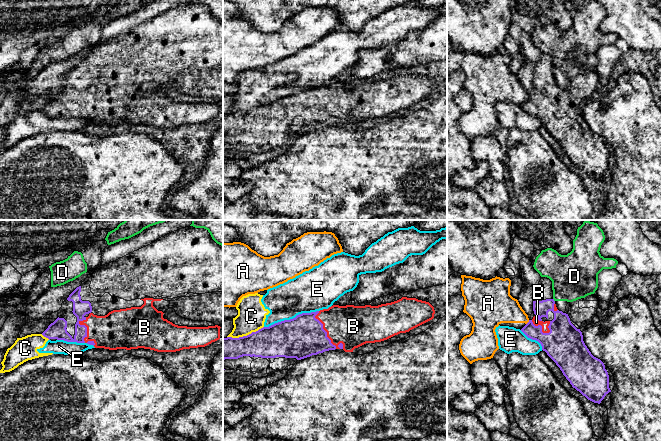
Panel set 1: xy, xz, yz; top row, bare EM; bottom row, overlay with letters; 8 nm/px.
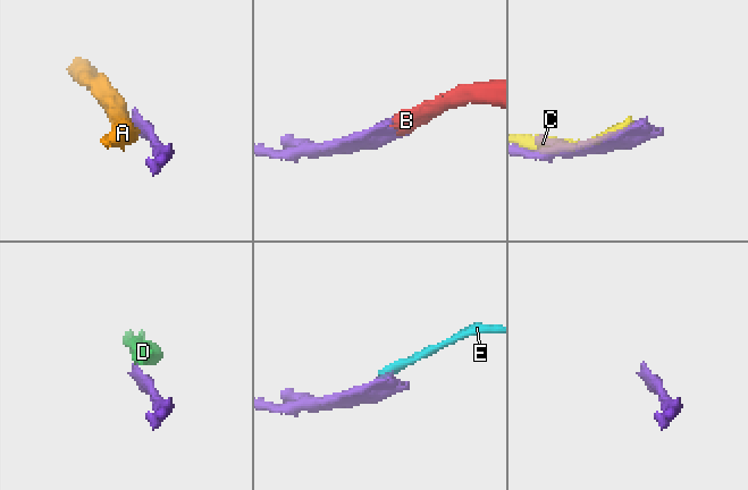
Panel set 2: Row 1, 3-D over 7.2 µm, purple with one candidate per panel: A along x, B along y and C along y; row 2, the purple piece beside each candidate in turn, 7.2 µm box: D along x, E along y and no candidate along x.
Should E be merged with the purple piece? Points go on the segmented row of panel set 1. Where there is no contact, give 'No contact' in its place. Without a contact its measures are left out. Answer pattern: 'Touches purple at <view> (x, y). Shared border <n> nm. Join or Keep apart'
Touches purple at xz (291, 319). Shared border 460 nm. Keep apart

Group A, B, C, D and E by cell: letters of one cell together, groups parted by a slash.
A / B / C E / D

